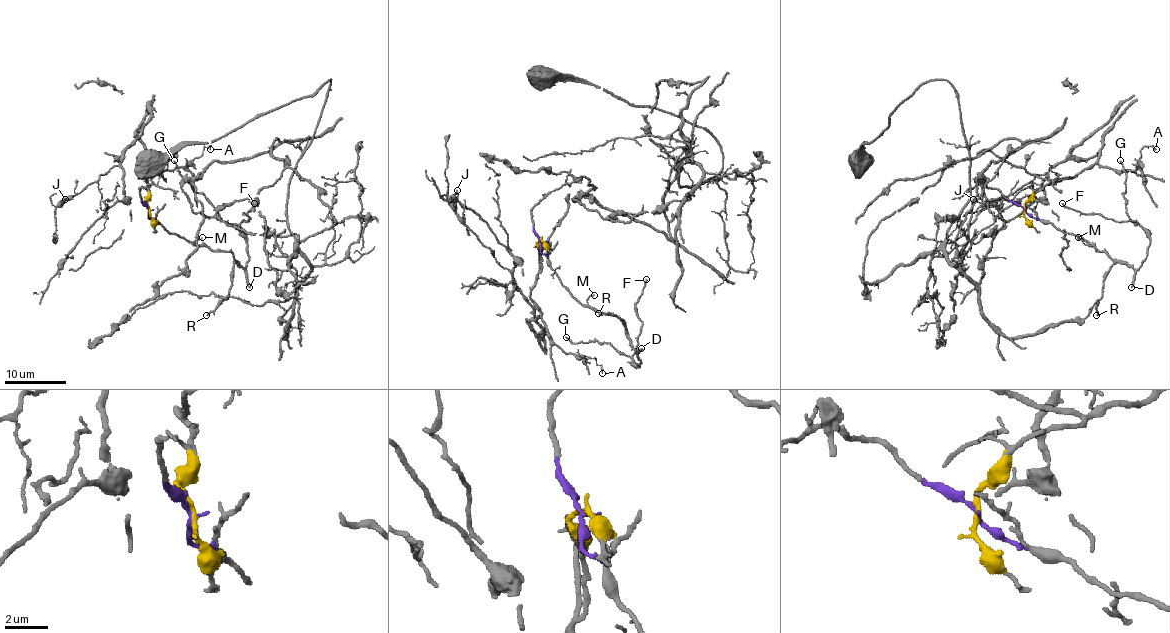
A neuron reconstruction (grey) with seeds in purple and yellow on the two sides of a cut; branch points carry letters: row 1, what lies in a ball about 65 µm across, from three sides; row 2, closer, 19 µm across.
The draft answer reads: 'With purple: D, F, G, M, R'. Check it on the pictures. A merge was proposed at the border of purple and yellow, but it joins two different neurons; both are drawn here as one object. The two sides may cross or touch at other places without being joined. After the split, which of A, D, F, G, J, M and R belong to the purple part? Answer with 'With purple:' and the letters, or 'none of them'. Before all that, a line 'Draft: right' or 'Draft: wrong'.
Draft: right
With purple: D, F, G, M, R

